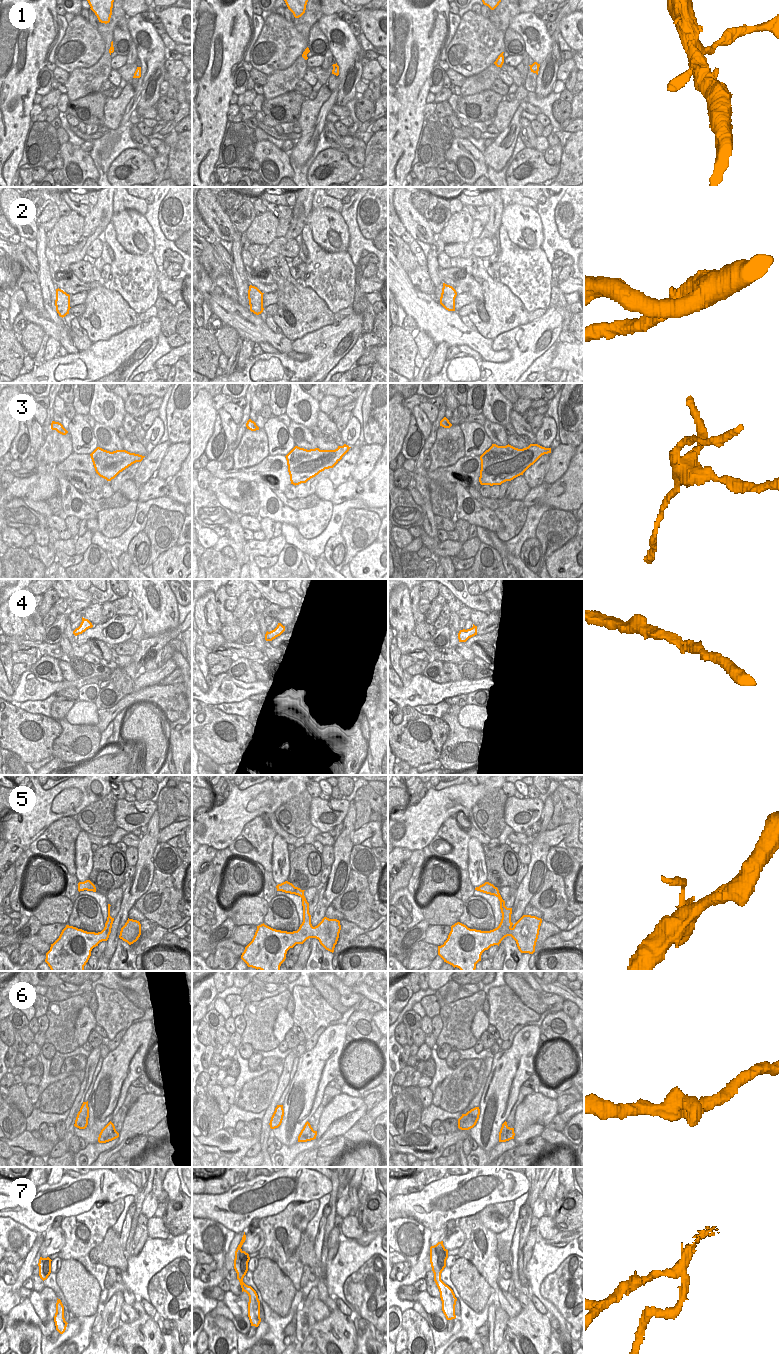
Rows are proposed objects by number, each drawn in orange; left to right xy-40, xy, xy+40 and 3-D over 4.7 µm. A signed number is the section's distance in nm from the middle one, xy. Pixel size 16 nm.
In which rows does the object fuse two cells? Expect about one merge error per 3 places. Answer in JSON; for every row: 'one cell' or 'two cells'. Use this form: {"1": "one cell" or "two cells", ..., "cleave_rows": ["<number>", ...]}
{"1": "one cell", "2": "one cell", "3": "two cells", "4": "one cell", "5": "one cell", "6": "one cell", "7": "two cells", "cleave_rows": ["3", "7"]}

